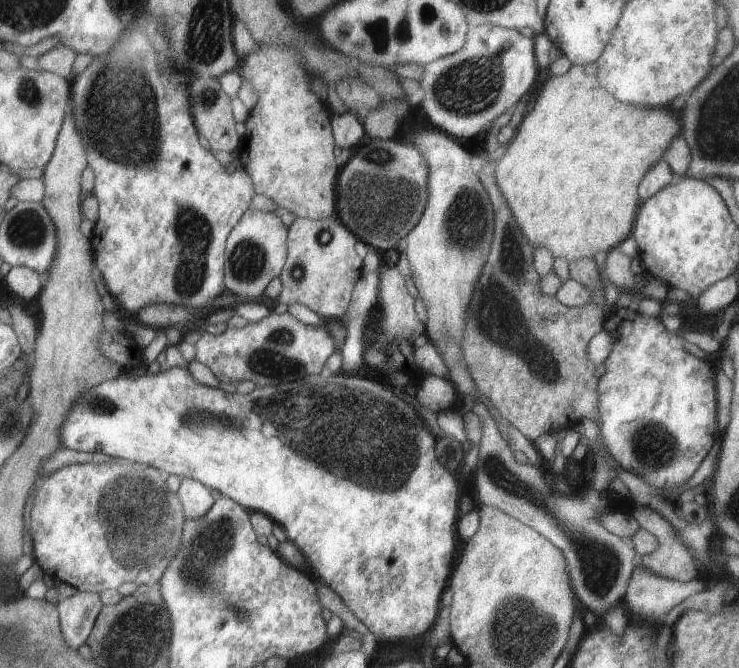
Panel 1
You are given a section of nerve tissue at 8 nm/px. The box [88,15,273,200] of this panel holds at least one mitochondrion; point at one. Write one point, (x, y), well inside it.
(209, 96)

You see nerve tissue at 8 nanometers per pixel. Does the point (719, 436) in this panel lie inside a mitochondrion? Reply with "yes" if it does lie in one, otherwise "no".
no

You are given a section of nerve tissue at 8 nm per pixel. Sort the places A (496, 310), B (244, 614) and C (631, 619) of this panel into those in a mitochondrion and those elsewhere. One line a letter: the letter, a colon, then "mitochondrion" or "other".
A: mitochondrion
B: mitochondrion
C: other

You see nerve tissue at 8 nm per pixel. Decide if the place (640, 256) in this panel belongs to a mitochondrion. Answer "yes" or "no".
no

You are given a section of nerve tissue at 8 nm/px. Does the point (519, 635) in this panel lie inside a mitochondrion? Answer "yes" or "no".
yes

